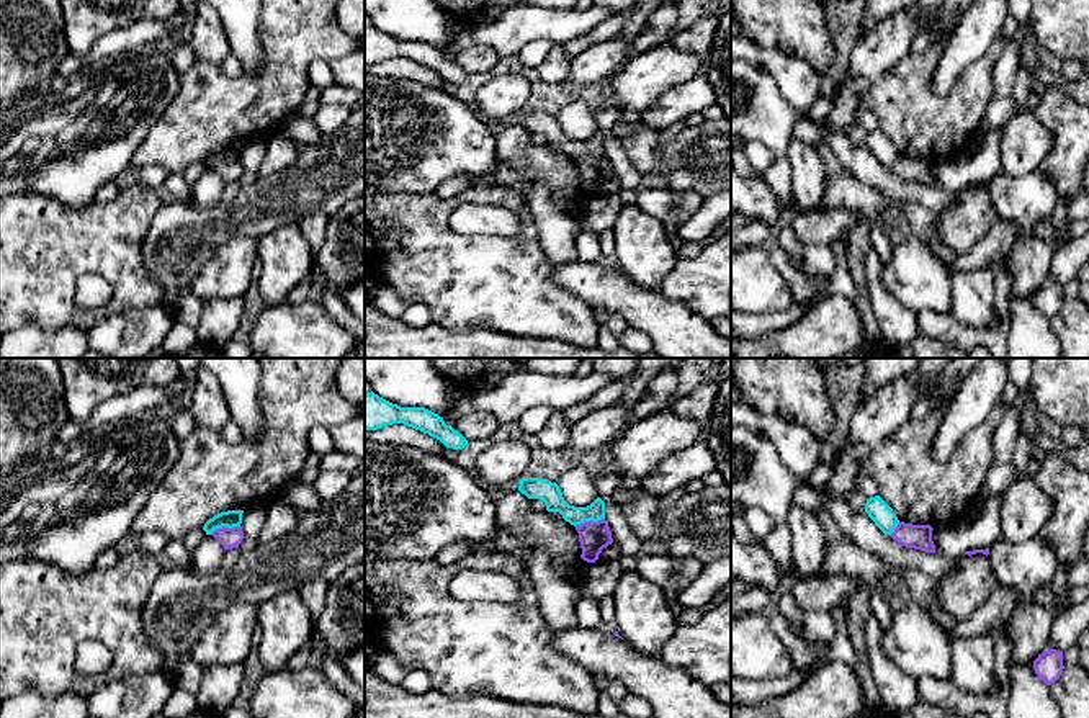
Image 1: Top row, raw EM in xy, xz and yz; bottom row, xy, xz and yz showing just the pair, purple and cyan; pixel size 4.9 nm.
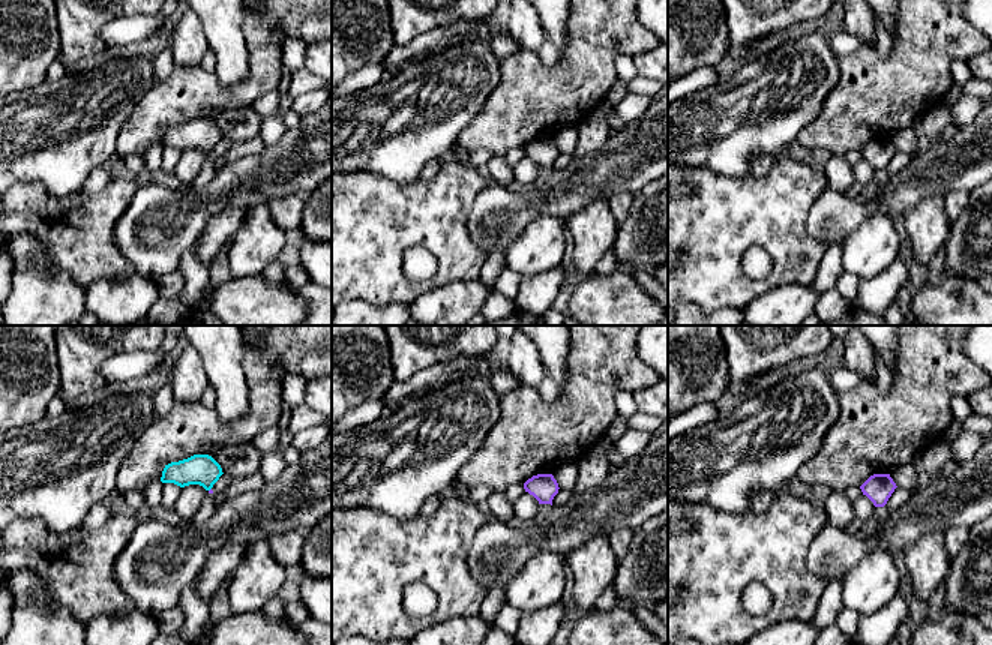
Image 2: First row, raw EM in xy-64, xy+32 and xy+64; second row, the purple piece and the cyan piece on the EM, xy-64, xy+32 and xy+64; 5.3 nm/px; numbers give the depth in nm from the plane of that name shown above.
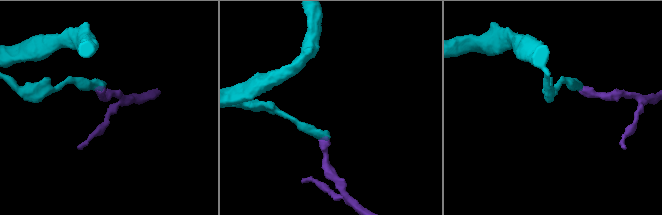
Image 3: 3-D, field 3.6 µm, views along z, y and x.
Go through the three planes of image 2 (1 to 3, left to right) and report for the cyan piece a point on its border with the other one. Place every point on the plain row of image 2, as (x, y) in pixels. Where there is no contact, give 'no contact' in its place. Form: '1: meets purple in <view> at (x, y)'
1: no contact
2: no contact
3: no contact

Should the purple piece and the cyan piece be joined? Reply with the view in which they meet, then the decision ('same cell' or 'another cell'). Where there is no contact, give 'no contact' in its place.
meets purple in xy; another cell

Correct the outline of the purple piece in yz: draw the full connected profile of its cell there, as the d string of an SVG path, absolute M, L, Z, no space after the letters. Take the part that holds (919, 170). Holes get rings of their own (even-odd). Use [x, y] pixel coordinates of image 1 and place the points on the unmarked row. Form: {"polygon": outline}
{"polygon": "M899 155L890 170L906 182L935 186L932 164L934 162L930 159L912 159Z"}

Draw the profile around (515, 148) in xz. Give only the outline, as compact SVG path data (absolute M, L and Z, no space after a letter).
M512 124L495 137L495 152L500 162L522 175L530 188L543 182L559 211L566 213L572 193L580 191L582 182L574 159L553 150L548 144L535 144L531 132Z

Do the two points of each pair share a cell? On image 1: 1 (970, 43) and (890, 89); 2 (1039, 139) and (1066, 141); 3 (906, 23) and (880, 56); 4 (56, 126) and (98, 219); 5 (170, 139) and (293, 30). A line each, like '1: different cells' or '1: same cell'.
1: different cells
2: different cells
3: same cell
4: different cells
5: same cell

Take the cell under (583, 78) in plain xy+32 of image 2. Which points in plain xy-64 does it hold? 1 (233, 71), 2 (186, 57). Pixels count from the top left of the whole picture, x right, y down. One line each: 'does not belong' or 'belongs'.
1: does not belong
2: does not belong

